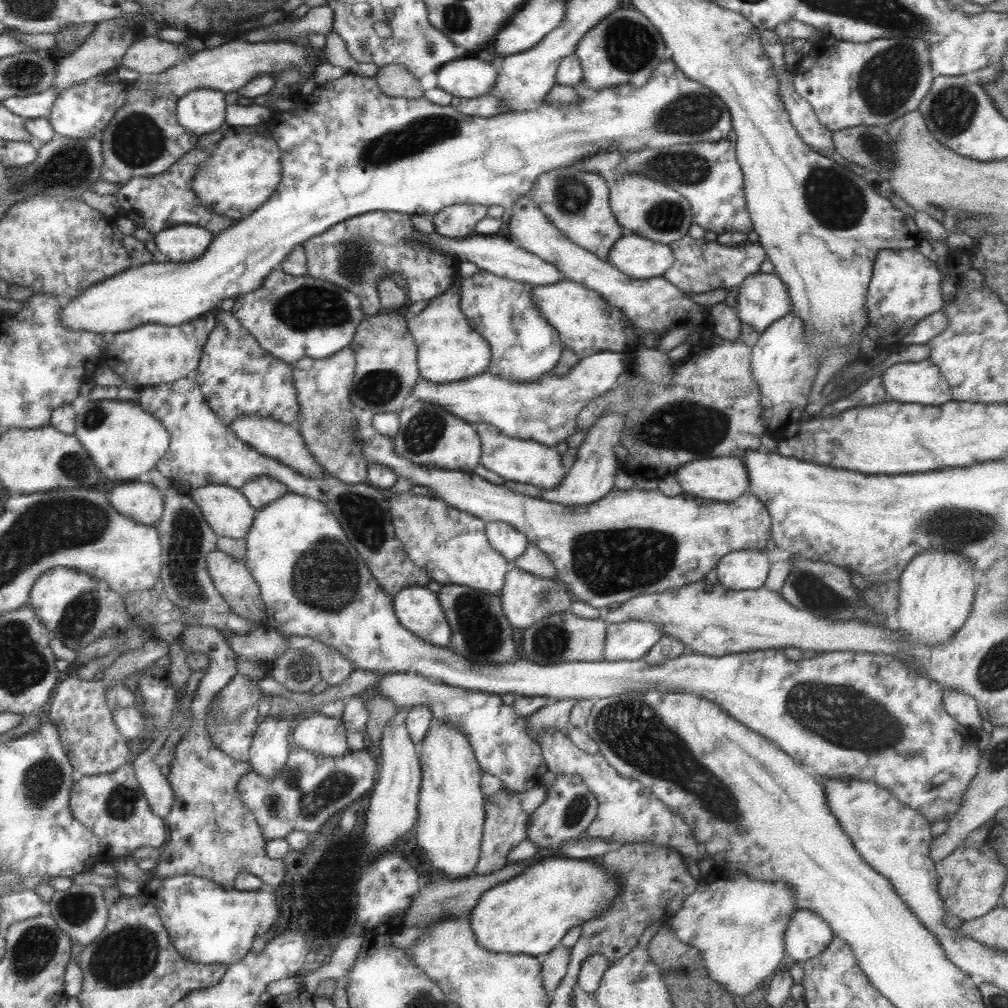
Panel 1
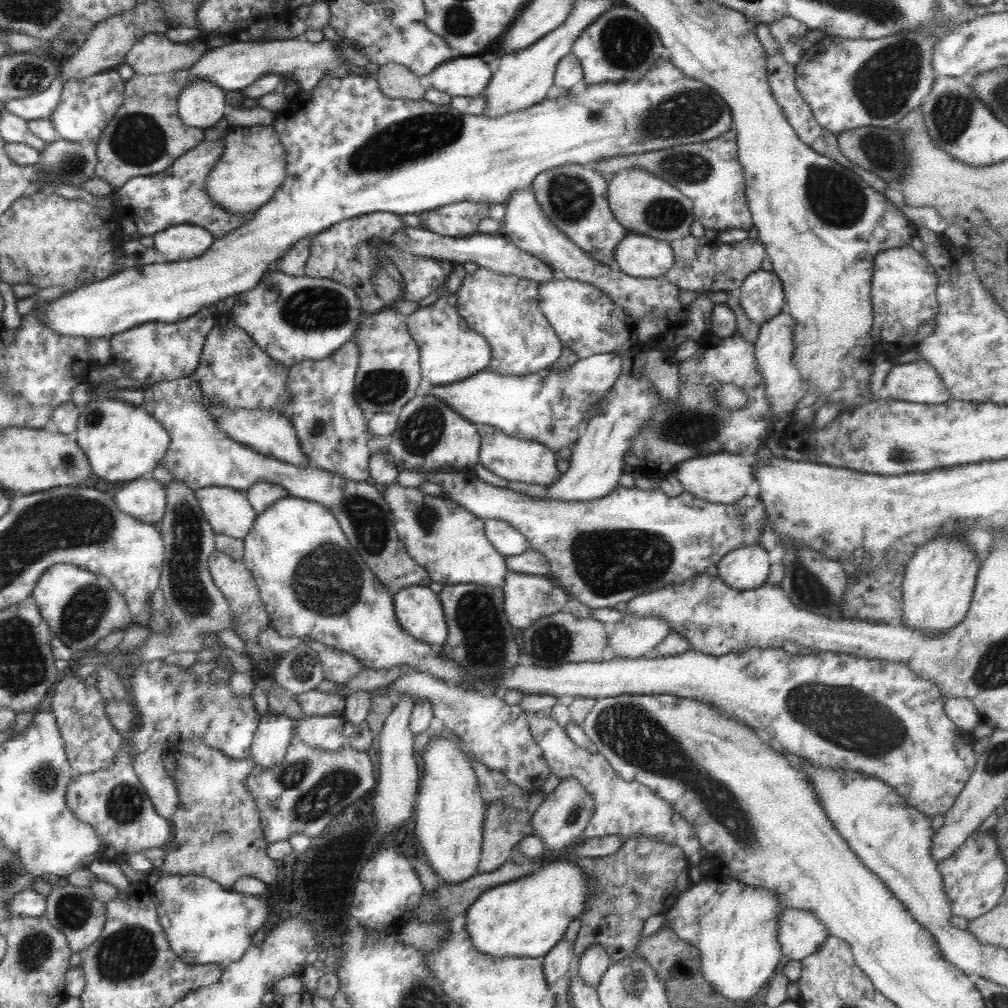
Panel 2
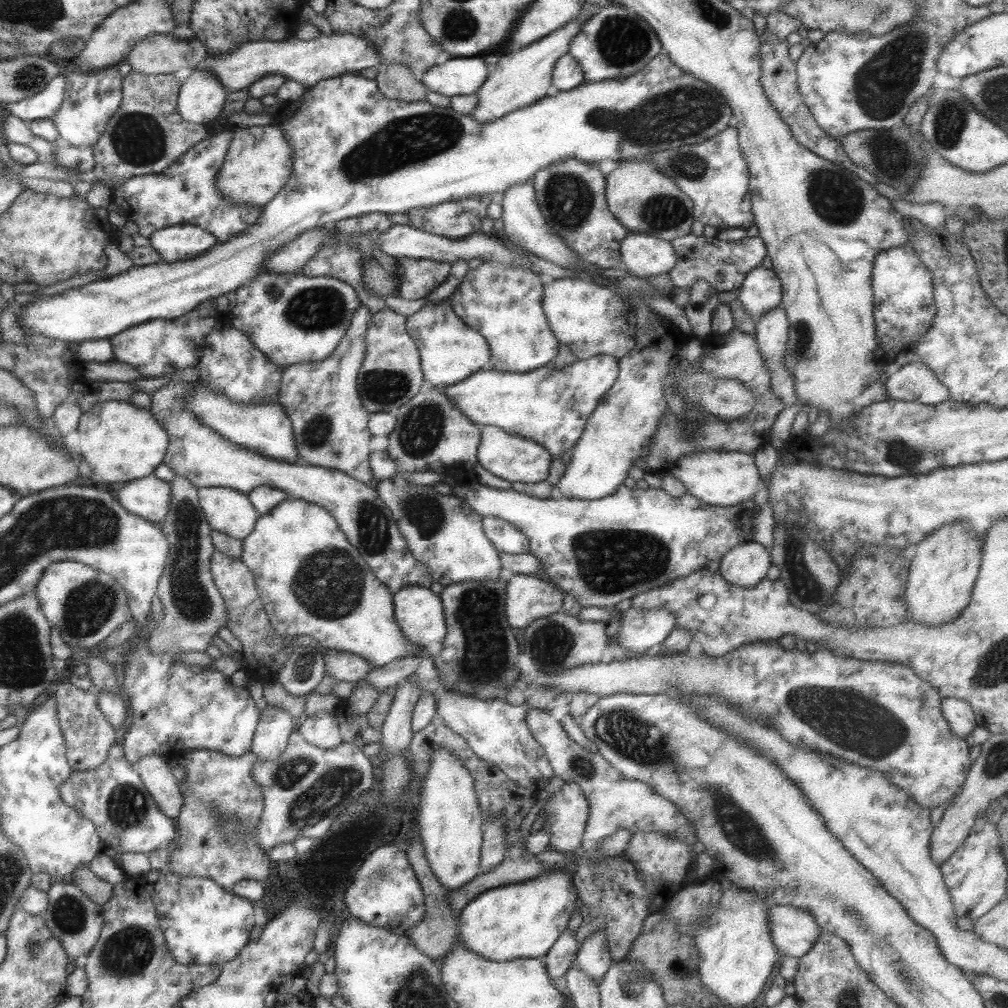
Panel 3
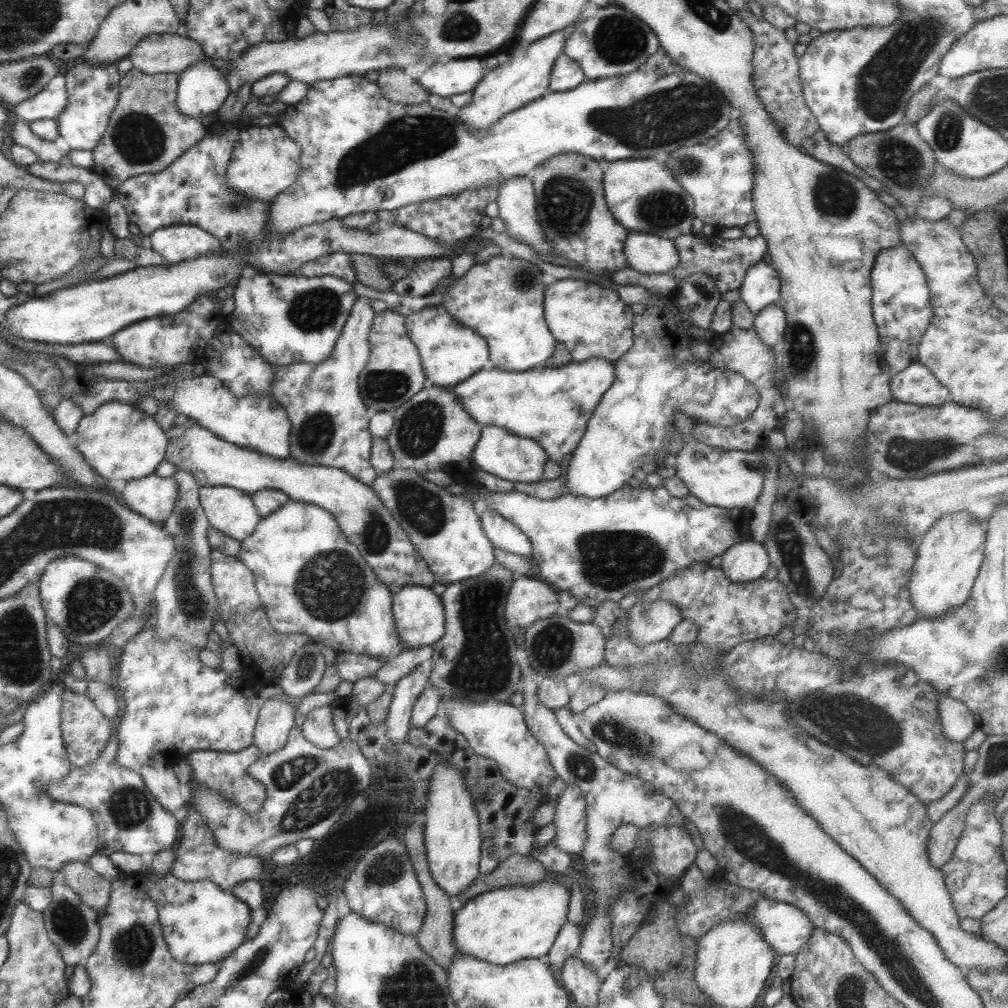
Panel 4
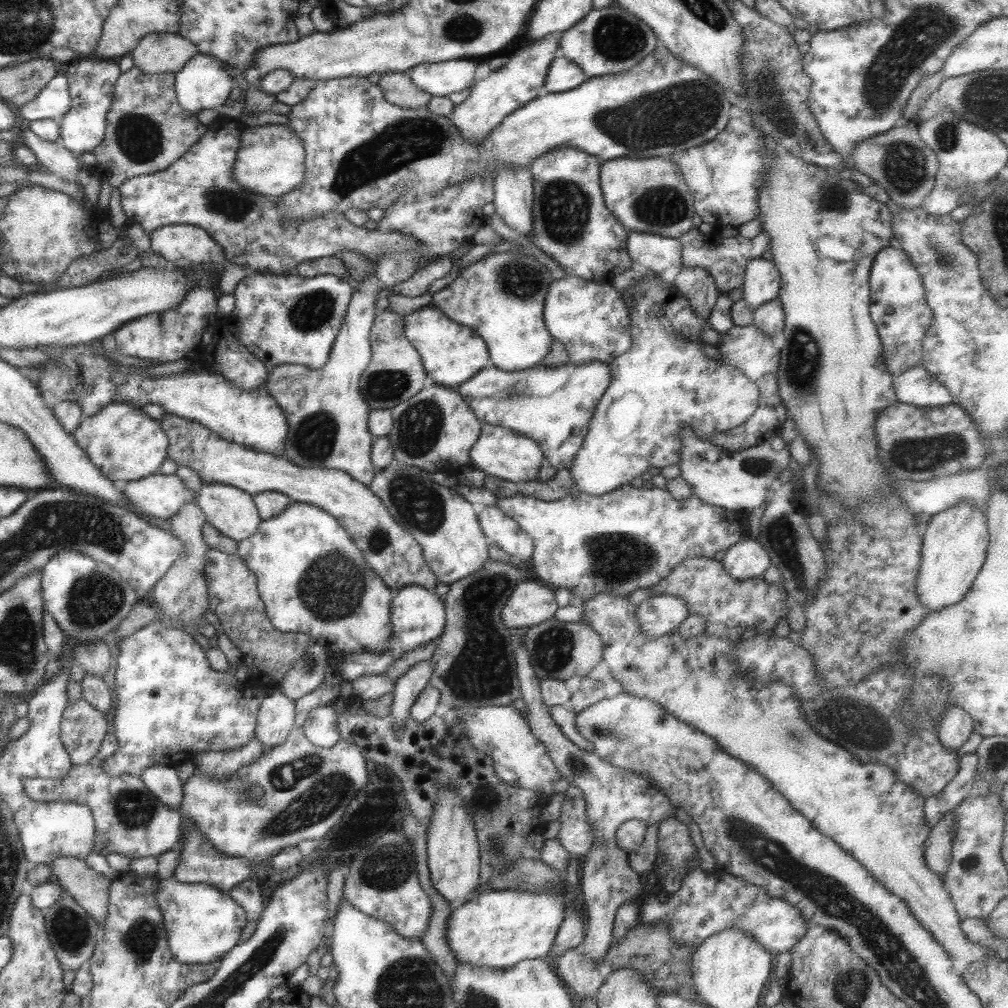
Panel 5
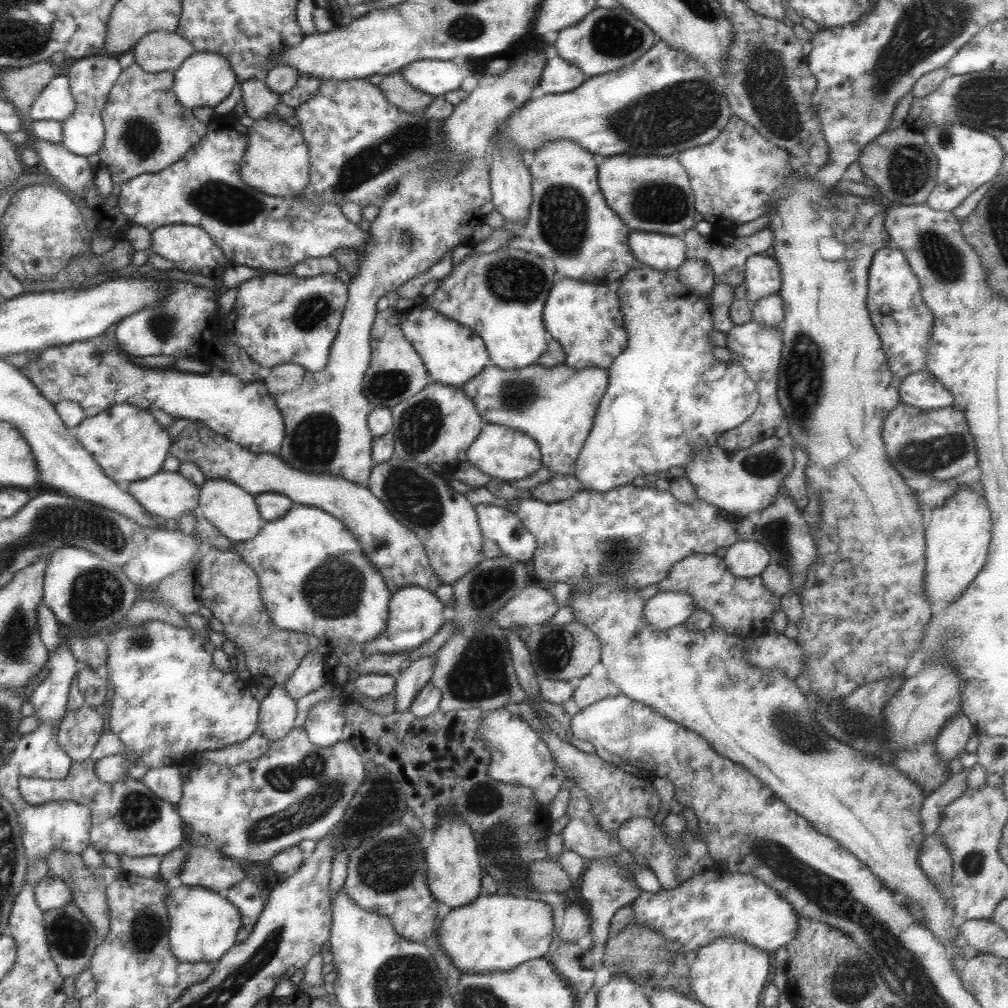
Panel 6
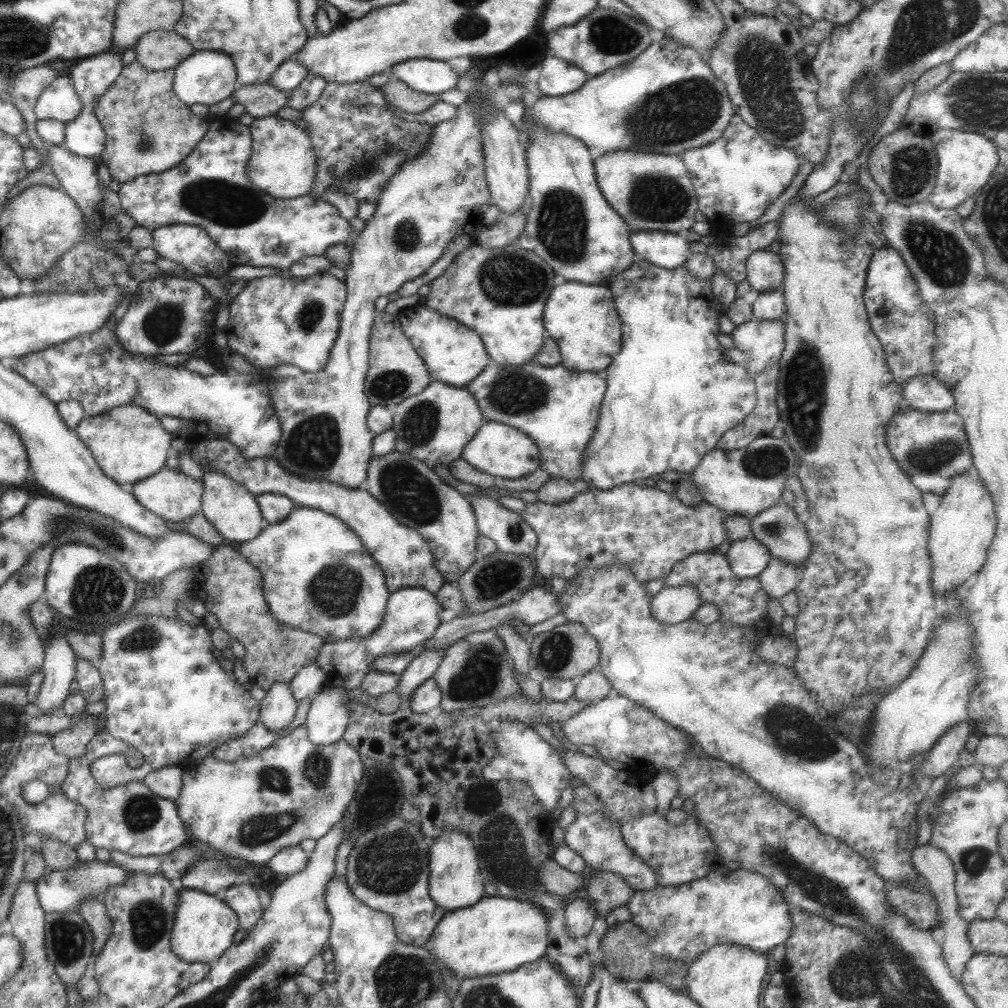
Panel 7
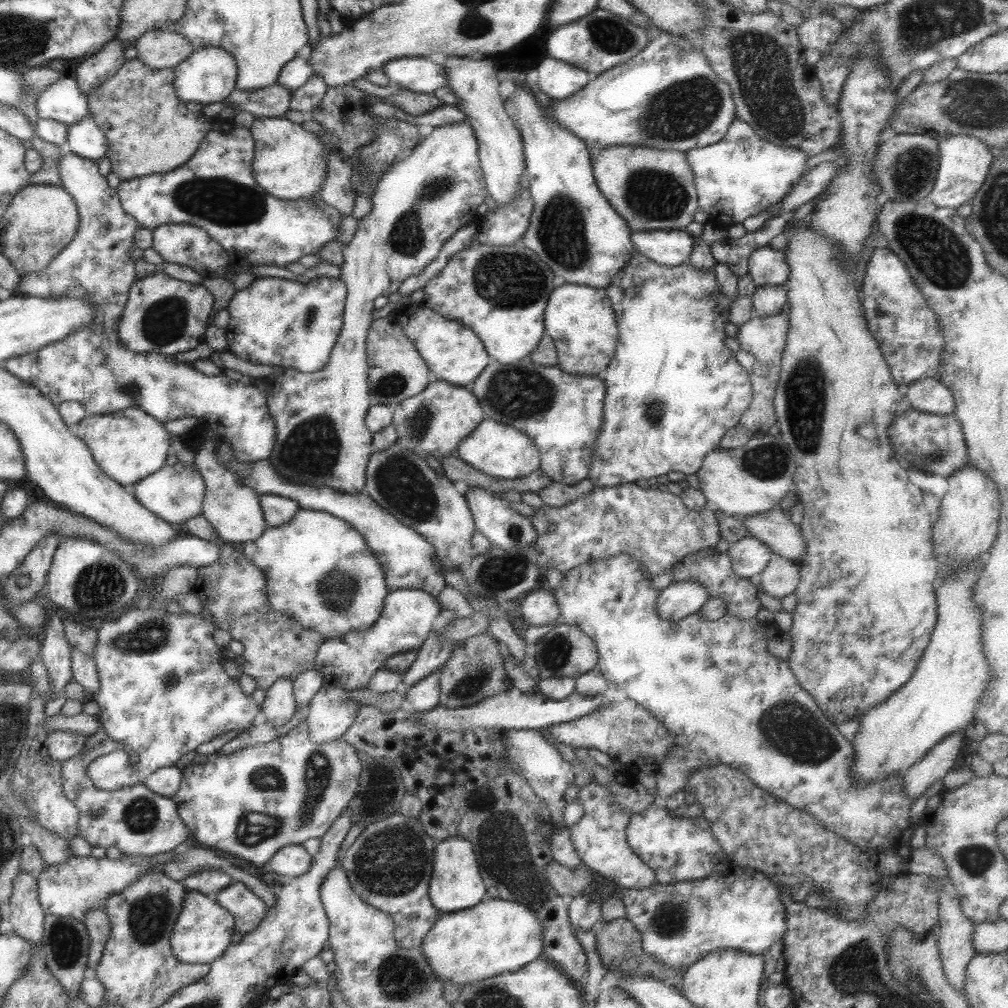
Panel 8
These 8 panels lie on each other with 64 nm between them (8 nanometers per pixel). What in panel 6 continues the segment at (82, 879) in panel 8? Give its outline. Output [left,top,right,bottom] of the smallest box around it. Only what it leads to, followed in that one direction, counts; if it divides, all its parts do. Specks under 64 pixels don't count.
[33,873,72,910]

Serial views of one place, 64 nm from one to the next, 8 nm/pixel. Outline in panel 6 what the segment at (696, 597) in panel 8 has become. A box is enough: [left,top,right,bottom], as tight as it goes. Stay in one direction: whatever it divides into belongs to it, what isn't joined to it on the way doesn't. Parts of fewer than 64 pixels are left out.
[644,590,696,632]

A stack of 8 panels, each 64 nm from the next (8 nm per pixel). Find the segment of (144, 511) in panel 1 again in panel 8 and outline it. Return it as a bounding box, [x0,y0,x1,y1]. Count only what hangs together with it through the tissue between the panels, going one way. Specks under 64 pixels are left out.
[130,462,205,524]

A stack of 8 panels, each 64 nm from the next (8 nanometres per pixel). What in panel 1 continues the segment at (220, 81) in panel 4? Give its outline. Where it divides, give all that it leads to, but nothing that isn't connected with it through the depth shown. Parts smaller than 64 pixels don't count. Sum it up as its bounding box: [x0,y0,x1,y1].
[175,88,225,137]

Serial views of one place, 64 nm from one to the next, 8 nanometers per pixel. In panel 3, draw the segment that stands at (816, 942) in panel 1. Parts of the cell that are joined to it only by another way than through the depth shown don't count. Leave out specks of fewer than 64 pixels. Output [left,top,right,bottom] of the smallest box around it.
[765,903,822,957]

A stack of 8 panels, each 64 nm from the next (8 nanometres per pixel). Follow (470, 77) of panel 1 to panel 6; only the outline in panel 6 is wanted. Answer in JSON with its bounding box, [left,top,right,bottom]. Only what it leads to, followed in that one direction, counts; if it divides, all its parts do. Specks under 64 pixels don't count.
[398,60,474,97]

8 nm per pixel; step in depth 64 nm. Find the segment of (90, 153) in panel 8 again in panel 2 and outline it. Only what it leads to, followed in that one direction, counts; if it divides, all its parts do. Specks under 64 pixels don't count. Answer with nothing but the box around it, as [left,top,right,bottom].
[51,70,125,142]

